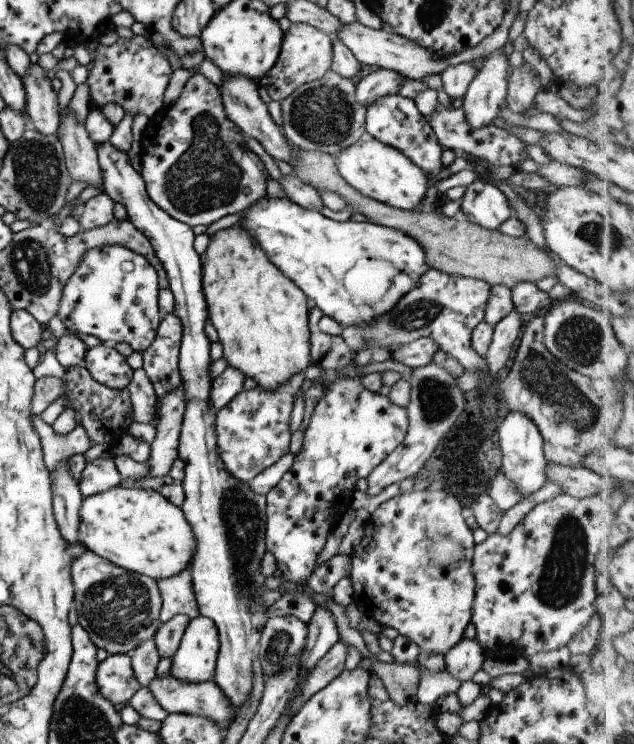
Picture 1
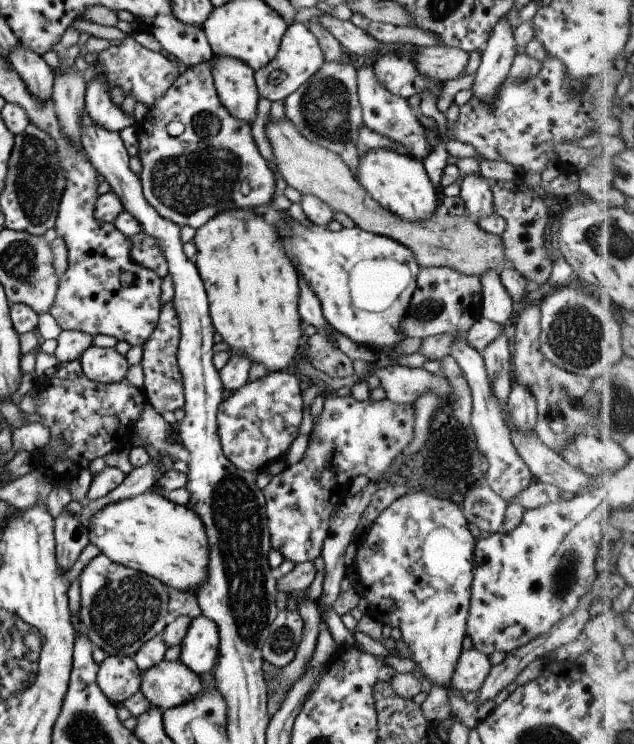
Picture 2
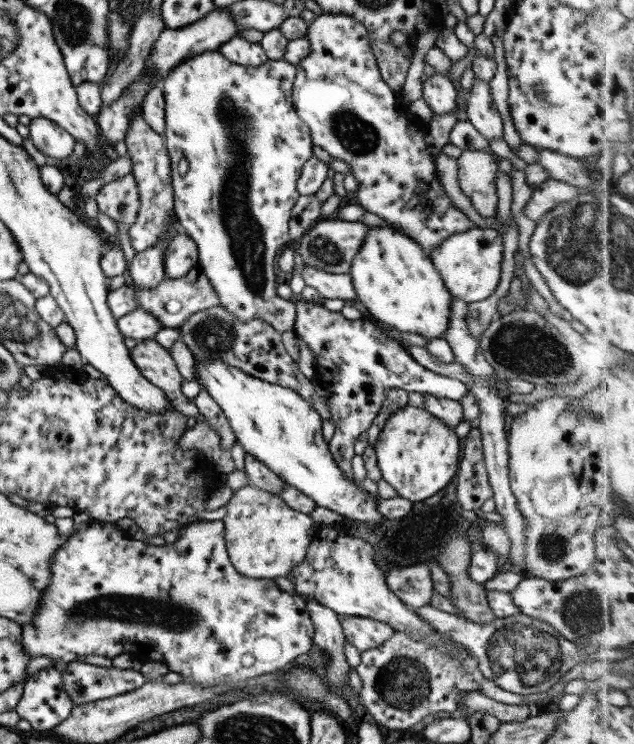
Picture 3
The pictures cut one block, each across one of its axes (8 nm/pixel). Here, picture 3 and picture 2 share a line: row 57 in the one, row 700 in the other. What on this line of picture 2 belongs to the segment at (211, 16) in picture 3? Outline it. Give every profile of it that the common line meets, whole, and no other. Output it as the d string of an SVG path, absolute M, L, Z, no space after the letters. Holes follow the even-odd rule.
M164 659L141 672L140 692L163 713L194 700L204 692L204 683L184 662Z

